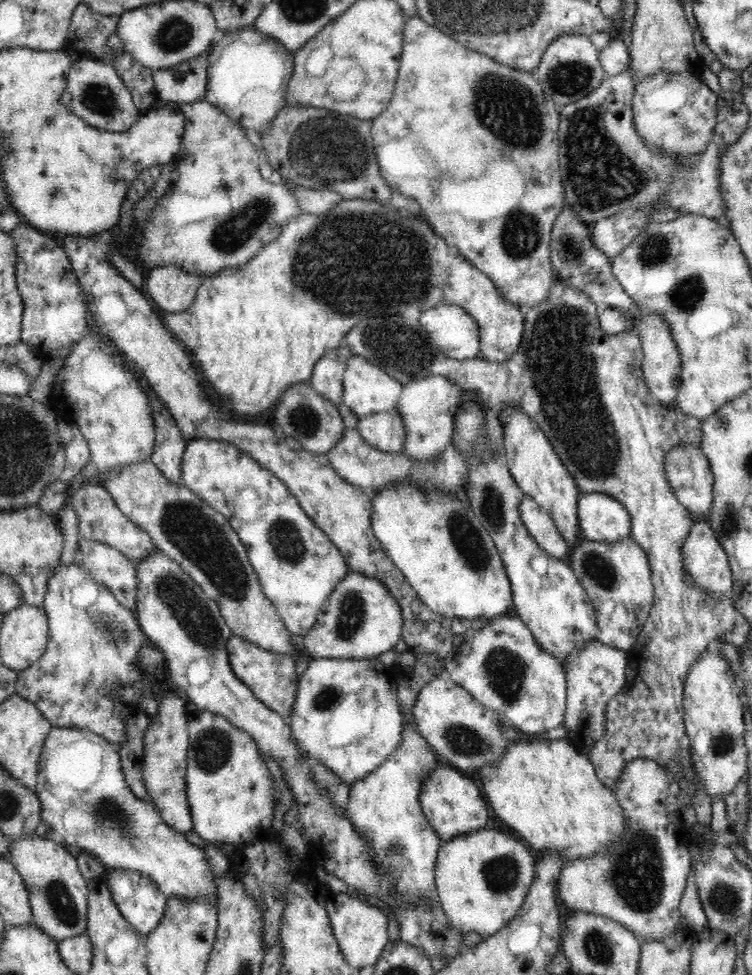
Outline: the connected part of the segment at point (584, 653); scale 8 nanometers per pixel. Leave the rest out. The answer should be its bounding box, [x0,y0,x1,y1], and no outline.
[563,639,629,752]

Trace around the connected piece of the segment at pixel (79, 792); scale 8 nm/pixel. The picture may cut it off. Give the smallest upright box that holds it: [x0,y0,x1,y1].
[35,727,217,904]

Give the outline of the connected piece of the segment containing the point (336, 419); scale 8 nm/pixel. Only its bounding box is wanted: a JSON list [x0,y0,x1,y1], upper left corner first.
[273,382,345,453]

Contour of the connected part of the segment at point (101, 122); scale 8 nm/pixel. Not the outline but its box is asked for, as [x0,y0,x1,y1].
[67,58,141,132]

